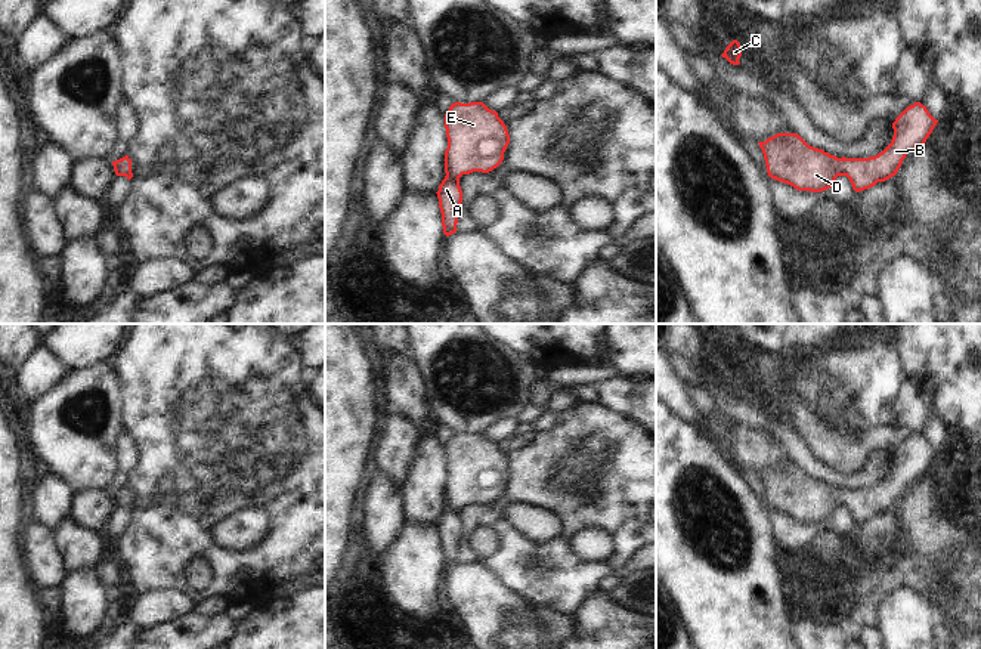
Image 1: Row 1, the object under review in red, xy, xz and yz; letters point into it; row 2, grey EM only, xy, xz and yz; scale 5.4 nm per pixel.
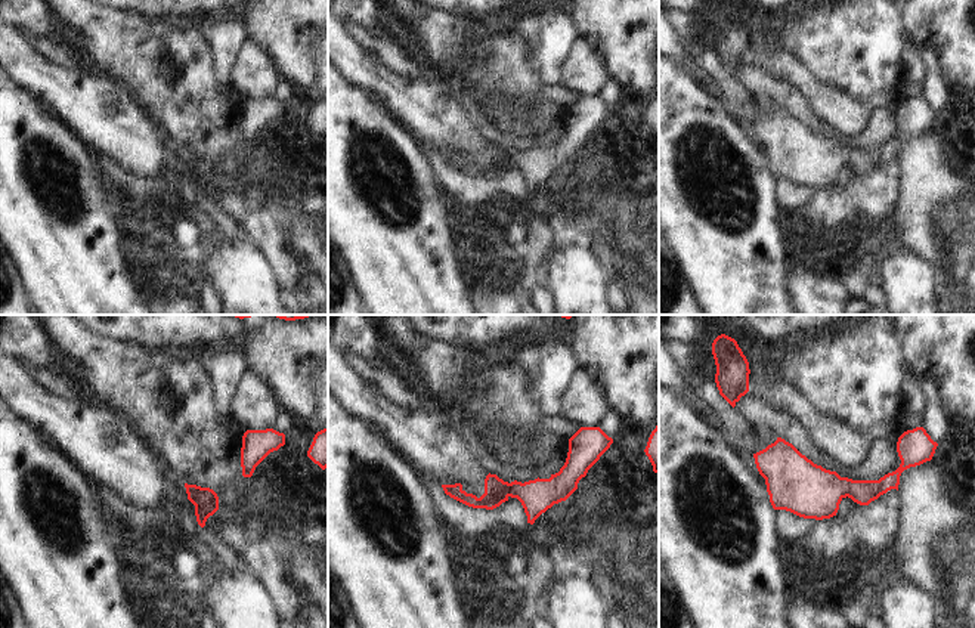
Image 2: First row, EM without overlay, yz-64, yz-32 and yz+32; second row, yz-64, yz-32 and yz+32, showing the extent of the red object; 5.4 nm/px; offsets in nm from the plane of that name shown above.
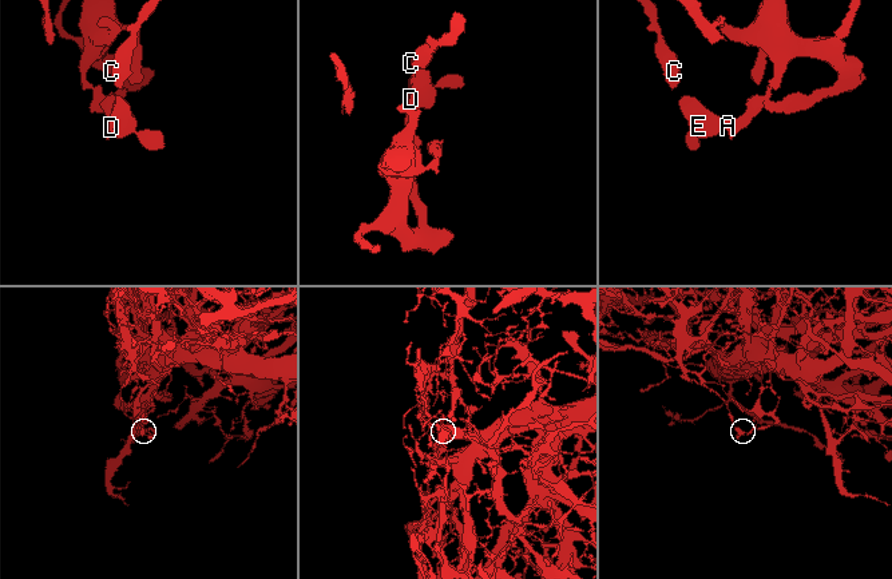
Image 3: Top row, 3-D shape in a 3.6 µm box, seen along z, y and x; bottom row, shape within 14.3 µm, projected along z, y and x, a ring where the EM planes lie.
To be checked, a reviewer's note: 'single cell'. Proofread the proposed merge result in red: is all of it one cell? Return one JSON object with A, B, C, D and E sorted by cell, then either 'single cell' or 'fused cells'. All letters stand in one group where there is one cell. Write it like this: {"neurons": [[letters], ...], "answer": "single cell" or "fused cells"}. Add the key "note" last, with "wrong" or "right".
{"neurons": [["A", "B", "C", "D", "E"]], "answer": "single cell", "note": "right"}

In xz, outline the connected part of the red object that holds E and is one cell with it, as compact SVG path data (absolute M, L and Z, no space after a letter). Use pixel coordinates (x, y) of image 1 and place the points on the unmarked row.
M455 433L445 445L448 479L445 482L445 510L437 529L446 568L457 563L462 522L459 509L473 503L489 504L496 500L510 475L510 466L496 442L483 433Z

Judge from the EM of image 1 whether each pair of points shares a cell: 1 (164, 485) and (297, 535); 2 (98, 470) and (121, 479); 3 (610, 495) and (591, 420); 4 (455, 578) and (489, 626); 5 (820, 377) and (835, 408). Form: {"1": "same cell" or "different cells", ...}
{"1": "different cells", "2": "different cells", "3": "same cell", "4": "same cell", "5": "different cells"}

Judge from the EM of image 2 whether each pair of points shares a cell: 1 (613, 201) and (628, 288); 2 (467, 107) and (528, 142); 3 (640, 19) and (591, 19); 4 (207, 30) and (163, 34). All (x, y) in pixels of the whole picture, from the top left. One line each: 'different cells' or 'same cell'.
1: same cell
2: same cell
3: same cell
4: different cells

